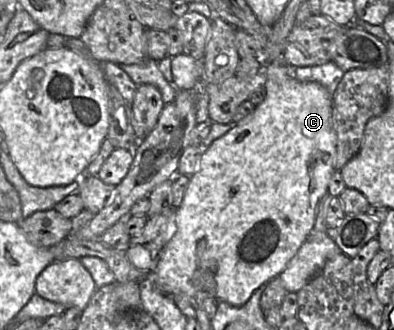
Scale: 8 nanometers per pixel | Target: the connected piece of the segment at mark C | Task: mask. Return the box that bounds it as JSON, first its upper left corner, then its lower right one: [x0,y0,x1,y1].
[151,61,337,307]

